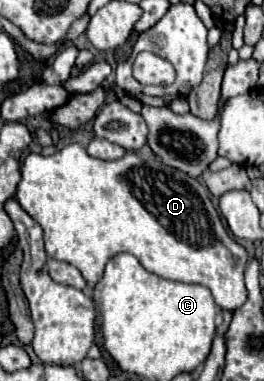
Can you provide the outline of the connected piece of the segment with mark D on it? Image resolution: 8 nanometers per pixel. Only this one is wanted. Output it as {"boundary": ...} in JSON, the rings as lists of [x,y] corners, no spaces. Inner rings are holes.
{"boundary":[[[76,142],[52,156],[28,154],[20,170],[22,180],[18,184],[18,202],[42,226],[46,254],[76,266],[90,288],[102,280],[104,266],[114,254],[130,252],[148,272],[168,280],[194,282],[210,288],[216,306],[224,312],[234,312],[246,302],[248,290],[244,286],[244,270],[248,252],[230,238],[212,206],[206,186],[202,186],[198,178],[190,178],[188,174],[182,174],[182,170],[174,170],[154,156],[144,160],[136,152],[126,152],[118,160],[98,160],[88,156],[86,148]]]}

